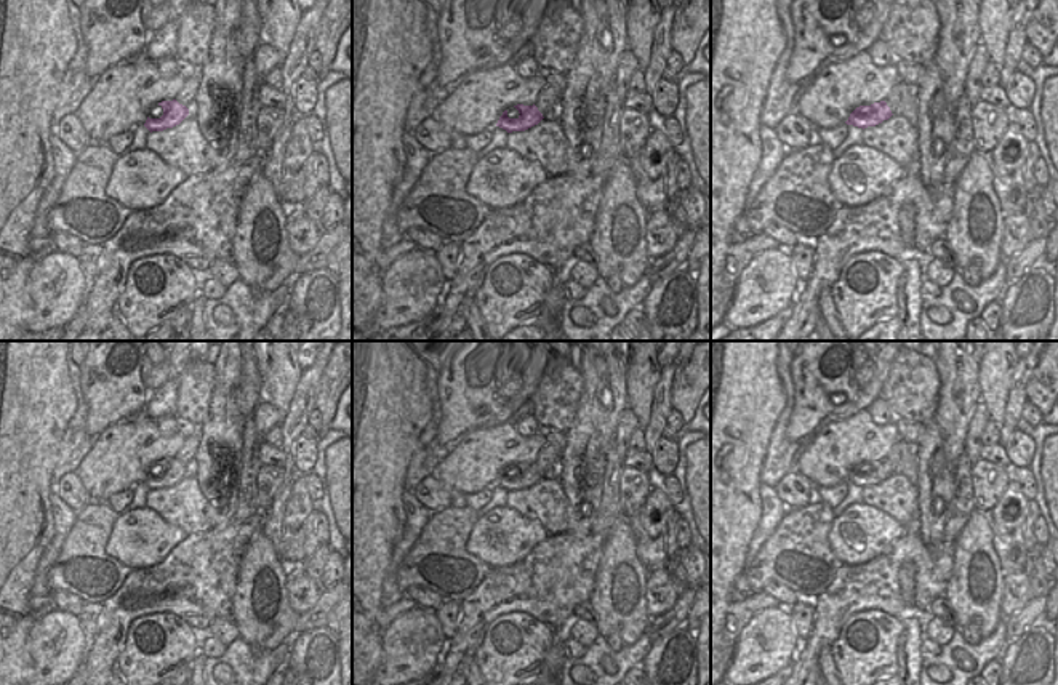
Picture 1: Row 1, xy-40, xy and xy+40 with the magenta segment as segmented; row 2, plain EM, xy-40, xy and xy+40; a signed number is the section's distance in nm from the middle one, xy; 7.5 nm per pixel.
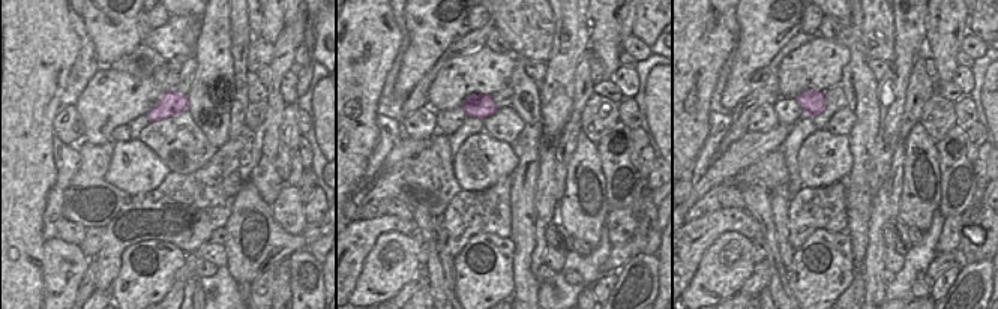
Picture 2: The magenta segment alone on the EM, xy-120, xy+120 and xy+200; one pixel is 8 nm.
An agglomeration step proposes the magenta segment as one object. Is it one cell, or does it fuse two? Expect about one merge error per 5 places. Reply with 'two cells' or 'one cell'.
one cell

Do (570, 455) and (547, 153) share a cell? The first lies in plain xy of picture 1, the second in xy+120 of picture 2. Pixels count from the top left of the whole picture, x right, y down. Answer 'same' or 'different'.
same

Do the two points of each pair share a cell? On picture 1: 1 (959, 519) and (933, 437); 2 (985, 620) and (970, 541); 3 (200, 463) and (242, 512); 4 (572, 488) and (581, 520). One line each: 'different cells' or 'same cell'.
1: different cells
2: same cell
3: different cells
4: same cell

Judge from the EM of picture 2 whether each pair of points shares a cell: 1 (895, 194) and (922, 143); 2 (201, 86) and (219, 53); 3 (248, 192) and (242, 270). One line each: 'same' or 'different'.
1: different
2: same
3: same

